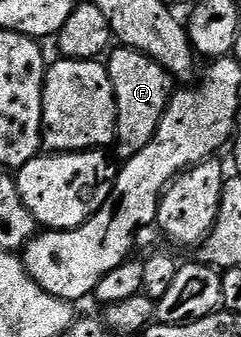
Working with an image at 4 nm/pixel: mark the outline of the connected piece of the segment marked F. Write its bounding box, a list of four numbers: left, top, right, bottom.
[106,49,174,152]

